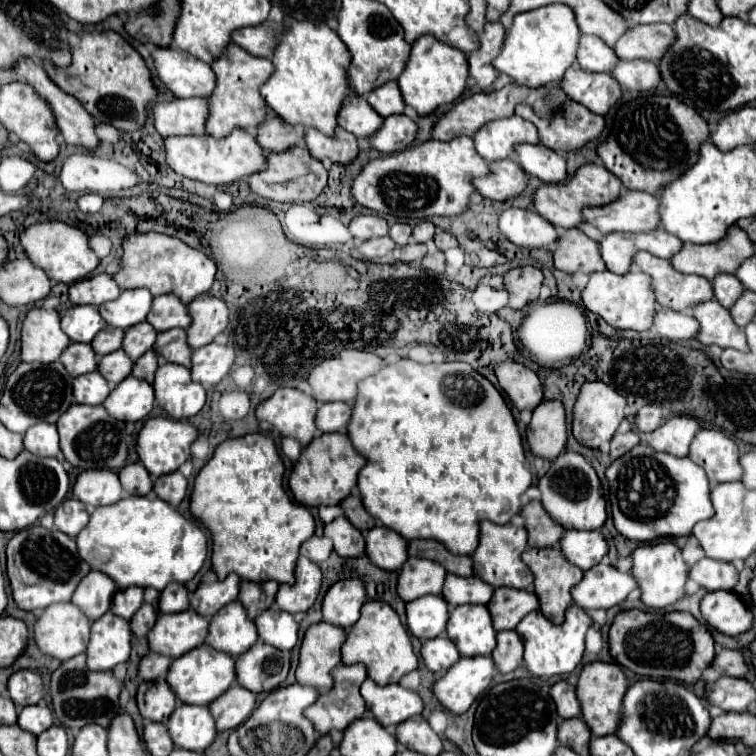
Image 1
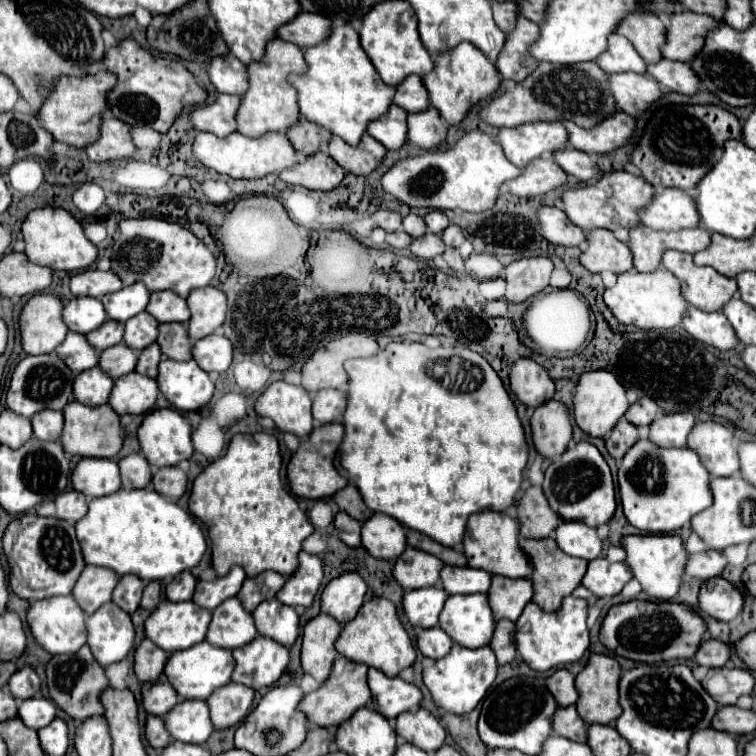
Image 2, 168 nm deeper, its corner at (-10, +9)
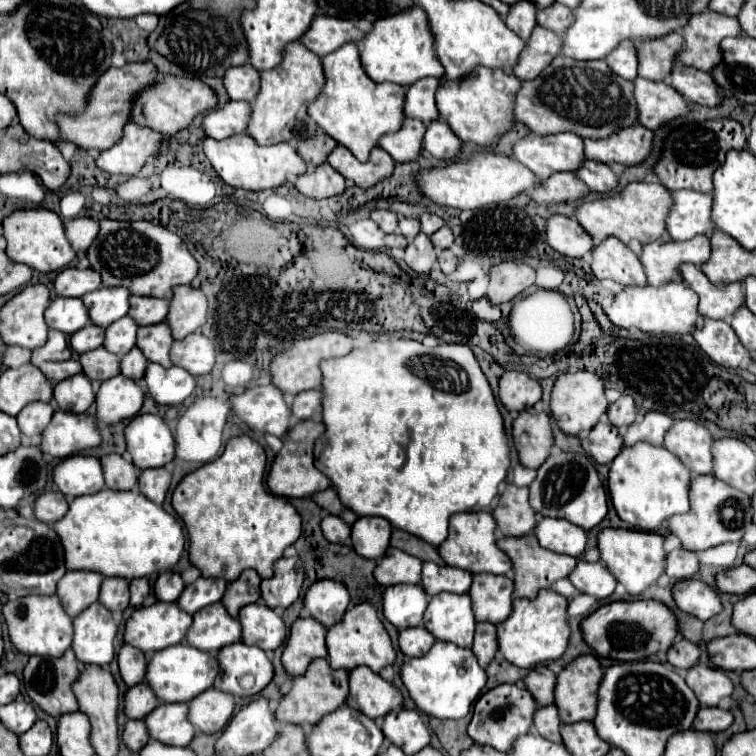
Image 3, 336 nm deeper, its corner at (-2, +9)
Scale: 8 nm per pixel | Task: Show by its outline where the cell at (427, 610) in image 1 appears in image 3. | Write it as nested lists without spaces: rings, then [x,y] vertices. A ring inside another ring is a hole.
[[[420,584],[388,586],[382,594],[384,618],[392,622],[398,630],[420,626],[426,604],[428,604],[428,596],[424,594]]]

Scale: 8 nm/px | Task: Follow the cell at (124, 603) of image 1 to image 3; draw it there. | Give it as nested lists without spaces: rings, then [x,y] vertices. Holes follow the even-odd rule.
[[[104,578],[100,586],[98,602],[108,610],[124,610],[128,606],[130,592],[128,582],[124,578]]]

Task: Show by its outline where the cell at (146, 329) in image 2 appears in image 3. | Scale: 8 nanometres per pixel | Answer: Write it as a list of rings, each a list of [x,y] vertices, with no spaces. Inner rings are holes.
[[[124,316],[116,322],[112,322],[106,328],[106,340],[104,340],[104,348],[110,350],[116,356],[124,356],[128,354],[134,346],[136,346],[136,330],[138,326],[132,322],[132,318]]]

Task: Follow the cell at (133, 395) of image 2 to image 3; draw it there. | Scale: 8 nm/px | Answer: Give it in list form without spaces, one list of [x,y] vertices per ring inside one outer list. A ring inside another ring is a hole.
[[[122,374],[104,380],[96,392],[96,418],[104,424],[118,424],[138,414],[144,402],[144,390]]]

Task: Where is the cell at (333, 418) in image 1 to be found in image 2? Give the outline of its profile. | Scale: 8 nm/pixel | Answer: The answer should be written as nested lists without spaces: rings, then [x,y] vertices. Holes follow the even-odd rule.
[[[320,390],[314,394],[312,414],[316,424],[328,424],[328,422],[342,422],[344,410],[348,404],[348,396],[342,390]]]

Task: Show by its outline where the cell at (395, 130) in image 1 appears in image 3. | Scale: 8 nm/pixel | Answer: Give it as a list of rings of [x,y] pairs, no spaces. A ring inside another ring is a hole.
[[[436,120],[428,126],[424,136],[424,150],[428,150],[434,158],[452,160],[462,150],[462,140],[452,132],[448,122]]]

